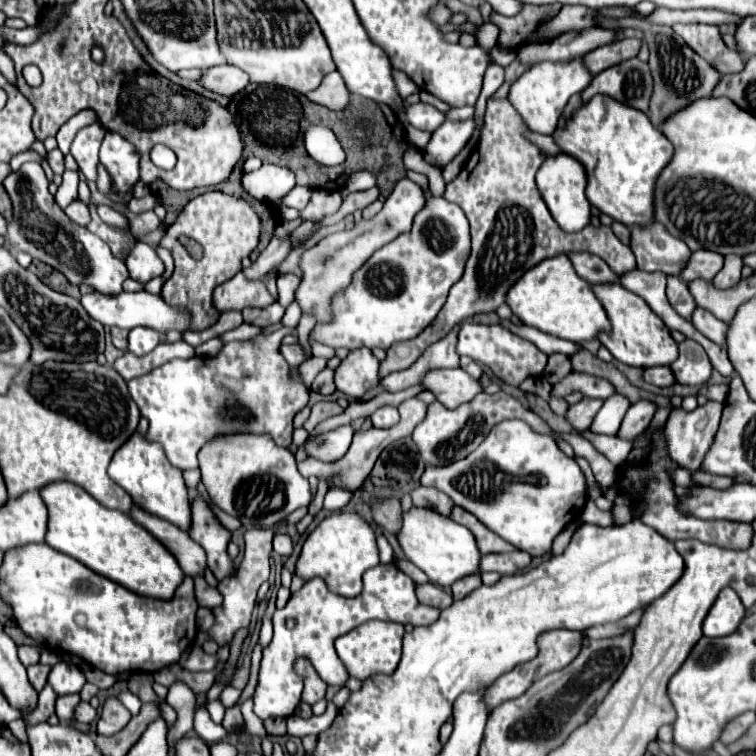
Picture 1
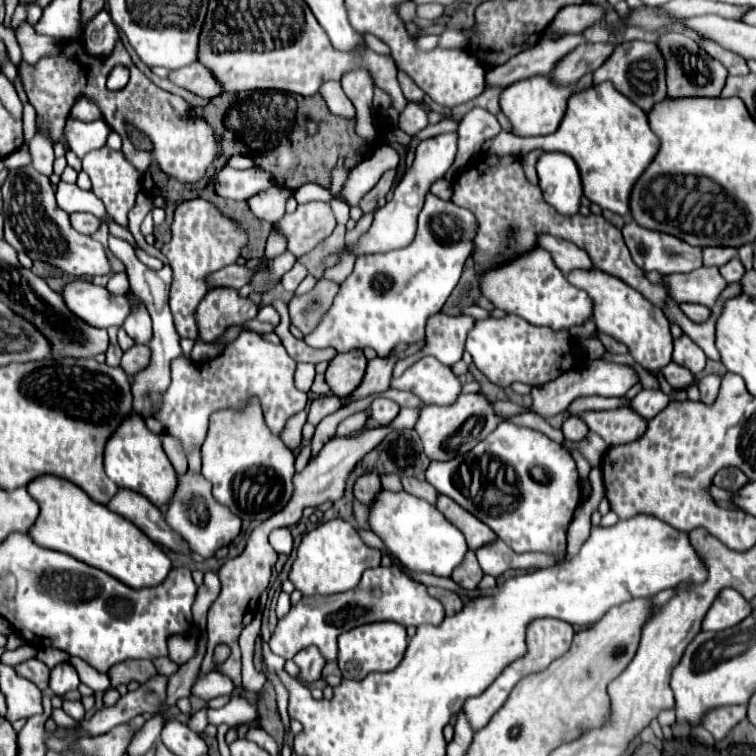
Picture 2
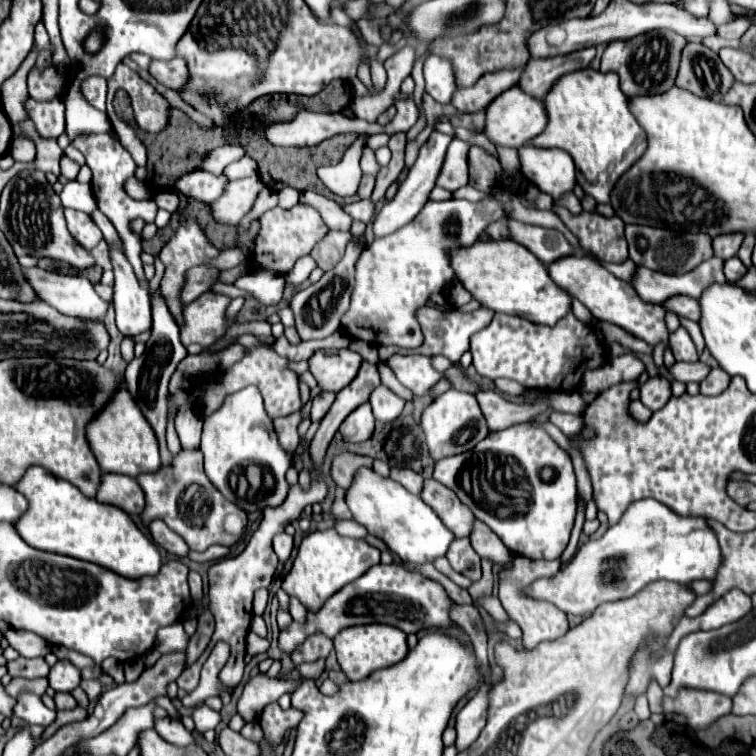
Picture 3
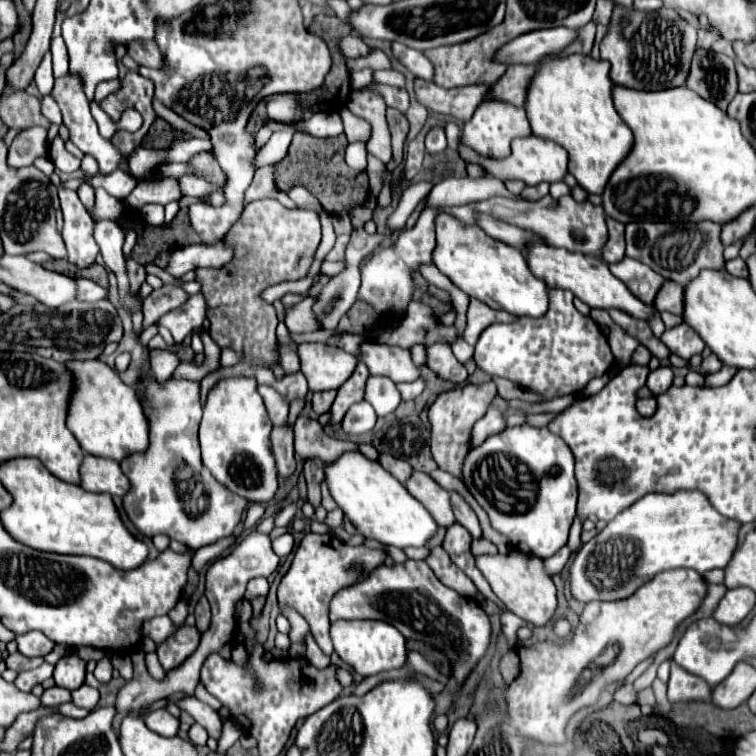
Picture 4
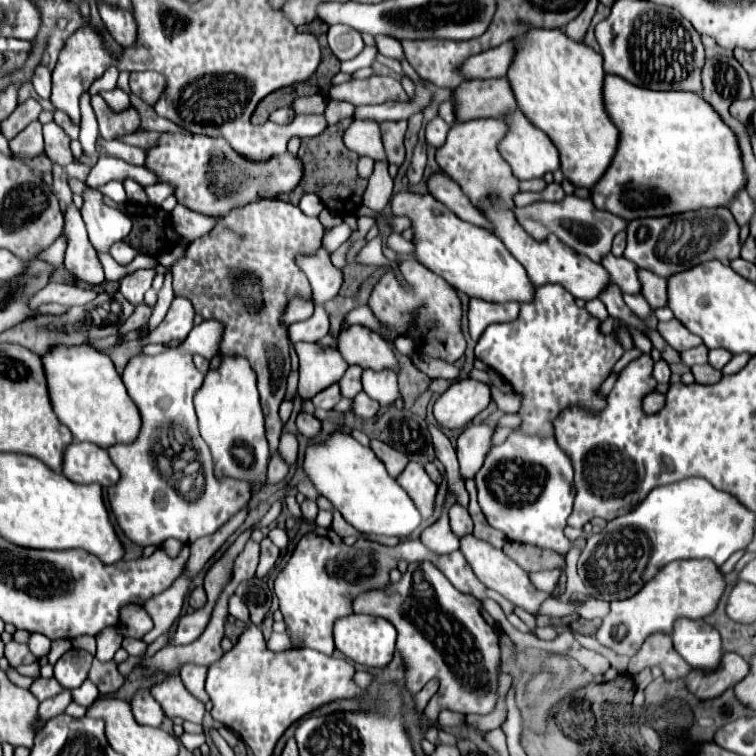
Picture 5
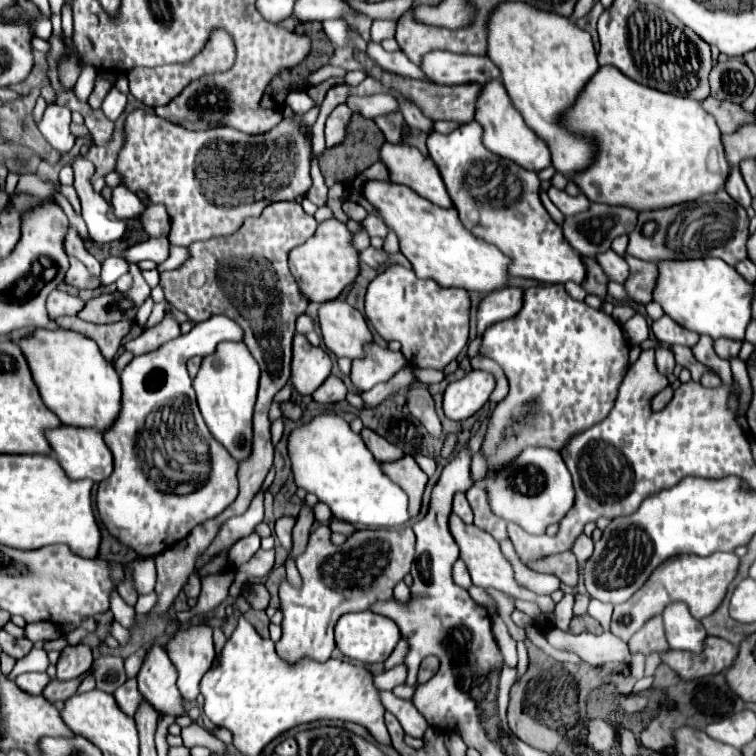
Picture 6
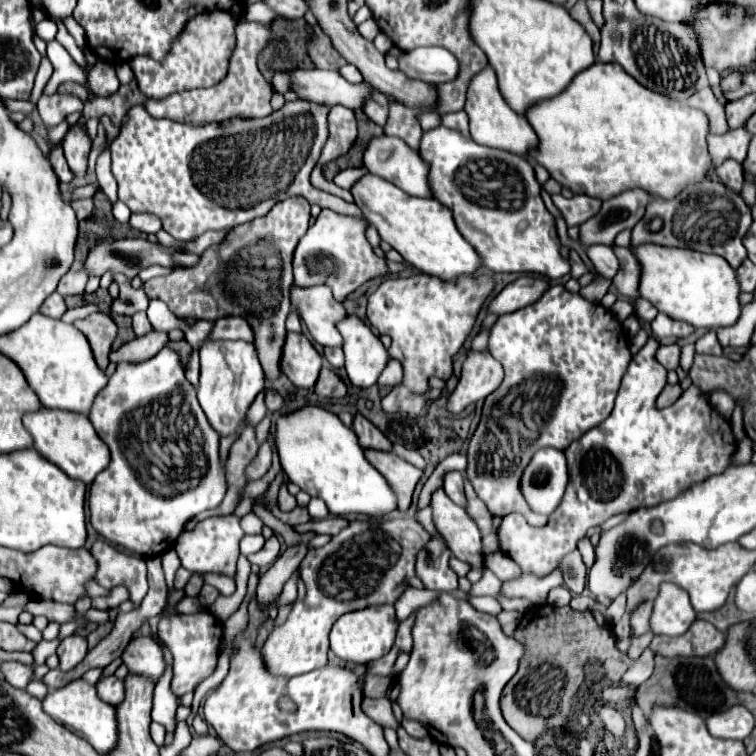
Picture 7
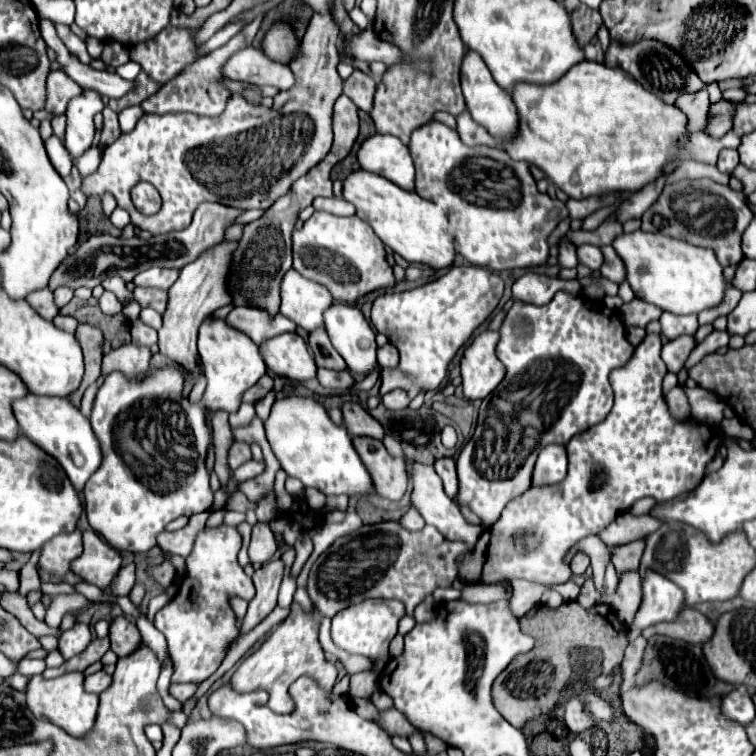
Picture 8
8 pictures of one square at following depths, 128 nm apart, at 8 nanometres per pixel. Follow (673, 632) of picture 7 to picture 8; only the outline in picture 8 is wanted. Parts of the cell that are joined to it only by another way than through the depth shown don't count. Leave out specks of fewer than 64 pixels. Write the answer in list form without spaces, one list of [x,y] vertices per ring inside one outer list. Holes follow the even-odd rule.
[[[650,570],[642,580],[642,602],[634,616],[634,628],[646,628],[658,622],[672,622],[684,604],[684,592],[666,576]]]

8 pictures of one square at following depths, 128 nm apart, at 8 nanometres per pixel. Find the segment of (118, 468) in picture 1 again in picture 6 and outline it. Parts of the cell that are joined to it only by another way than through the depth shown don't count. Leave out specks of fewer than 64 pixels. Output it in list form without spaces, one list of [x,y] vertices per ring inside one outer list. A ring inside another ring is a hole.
[[[34,328],[30,336],[12,342],[20,346],[44,404],[48,404],[62,424],[104,432],[116,420],[122,396],[120,380],[114,366],[100,354],[94,340],[66,328]]]

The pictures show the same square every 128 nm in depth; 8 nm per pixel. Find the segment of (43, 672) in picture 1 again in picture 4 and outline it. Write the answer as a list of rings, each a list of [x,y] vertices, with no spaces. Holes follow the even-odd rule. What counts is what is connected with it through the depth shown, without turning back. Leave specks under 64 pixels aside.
[[[14,652],[14,654],[10,654],[10,656],[6,658],[8,668],[14,668],[14,670],[18,670],[18,672],[38,668],[42,662],[44,662],[44,658],[40,658],[40,656],[38,656],[38,658],[28,658],[28,656],[20,654],[20,652]]]

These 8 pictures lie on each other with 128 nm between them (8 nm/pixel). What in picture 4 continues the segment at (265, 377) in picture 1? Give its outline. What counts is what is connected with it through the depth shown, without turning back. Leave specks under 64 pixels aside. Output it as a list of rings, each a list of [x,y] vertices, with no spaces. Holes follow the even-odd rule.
[[[258,386],[260,396],[268,408],[268,416],[274,426],[284,426],[288,420],[288,402],[270,386]]]

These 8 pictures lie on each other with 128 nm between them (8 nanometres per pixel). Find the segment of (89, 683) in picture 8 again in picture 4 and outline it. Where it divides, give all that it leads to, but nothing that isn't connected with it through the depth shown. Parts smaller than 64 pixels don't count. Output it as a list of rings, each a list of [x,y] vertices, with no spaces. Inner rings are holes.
[[[158,708],[158,710],[148,712],[144,722],[152,732],[156,732],[160,736],[176,736],[178,726],[180,726],[180,722],[166,708]]]

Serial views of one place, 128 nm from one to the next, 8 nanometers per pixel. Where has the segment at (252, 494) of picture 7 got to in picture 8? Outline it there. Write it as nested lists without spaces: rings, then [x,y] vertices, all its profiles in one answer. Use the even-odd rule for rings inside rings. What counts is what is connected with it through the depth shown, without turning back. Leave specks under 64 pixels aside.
[[[272,388],[272,390],[262,398],[262,400],[258,400],[258,402],[254,404],[258,418],[262,418],[262,420],[266,420],[266,418],[268,418],[272,404],[274,404],[274,400],[276,400],[276,390]],[[200,512],[188,518],[188,524],[176,532],[160,532],[156,536],[156,542],[162,550],[172,552],[172,554],[180,554],[182,558],[186,558],[194,546],[194,540],[198,536],[198,532],[204,528],[208,520],[208,512]]]

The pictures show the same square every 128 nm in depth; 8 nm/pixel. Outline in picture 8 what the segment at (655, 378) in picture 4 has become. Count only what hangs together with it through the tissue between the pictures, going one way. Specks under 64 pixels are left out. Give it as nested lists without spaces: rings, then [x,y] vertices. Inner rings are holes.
[[[678,336],[670,342],[666,342],[662,346],[662,360],[664,360],[668,372],[676,374],[678,370],[682,370],[684,362],[686,362],[688,354],[694,350],[694,346],[696,346],[694,336]]]

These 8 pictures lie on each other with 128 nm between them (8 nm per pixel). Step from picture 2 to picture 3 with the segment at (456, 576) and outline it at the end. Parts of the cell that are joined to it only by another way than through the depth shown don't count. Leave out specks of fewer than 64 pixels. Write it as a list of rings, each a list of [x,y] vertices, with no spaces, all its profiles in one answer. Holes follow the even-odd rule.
[[[454,538],[450,548],[448,548],[448,554],[446,554],[450,566],[464,574],[466,578],[470,578],[472,582],[478,582],[480,576],[482,576],[482,570],[480,570],[480,556],[474,552],[474,548],[470,546],[470,540],[468,538]]]

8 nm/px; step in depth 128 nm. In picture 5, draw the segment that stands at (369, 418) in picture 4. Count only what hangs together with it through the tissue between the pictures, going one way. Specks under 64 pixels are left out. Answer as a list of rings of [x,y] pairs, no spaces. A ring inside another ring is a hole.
[[[358,394],[354,400],[354,406],[352,406],[352,412],[360,418],[374,418],[378,410],[380,410],[380,404],[366,394]]]

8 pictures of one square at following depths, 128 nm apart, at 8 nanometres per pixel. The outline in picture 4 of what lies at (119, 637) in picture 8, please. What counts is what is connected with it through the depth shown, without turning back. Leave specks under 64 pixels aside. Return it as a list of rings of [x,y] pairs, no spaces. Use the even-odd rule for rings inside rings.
[[[184,696],[184,698],[180,698],[180,700],[176,702],[176,706],[178,706],[180,710],[188,712],[198,724],[202,724],[212,738],[218,738],[218,736],[220,736],[222,722],[220,722],[216,710],[212,710],[208,704],[202,704],[196,696]]]

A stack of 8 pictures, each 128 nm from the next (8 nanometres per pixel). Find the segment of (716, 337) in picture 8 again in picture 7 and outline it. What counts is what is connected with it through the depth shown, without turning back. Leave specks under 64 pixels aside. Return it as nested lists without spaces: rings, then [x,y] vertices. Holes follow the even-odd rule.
[[[708,332],[704,334],[698,342],[696,342],[696,352],[698,354],[712,354],[712,356],[722,356],[722,346],[716,338],[716,332]]]

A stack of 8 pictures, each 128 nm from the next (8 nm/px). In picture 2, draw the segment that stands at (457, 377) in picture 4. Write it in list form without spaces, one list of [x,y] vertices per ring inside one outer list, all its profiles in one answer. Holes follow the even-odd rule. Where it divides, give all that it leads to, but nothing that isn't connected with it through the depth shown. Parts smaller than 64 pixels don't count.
[[[594,360],[586,368],[564,372],[556,380],[550,380],[548,384],[532,388],[532,406],[530,408],[522,408],[510,400],[494,400],[492,408],[494,408],[496,416],[506,416],[506,418],[512,418],[512,416],[518,416],[524,412],[534,412],[542,418],[550,418],[550,416],[564,412],[574,398],[580,398],[580,396],[624,396],[636,382],[638,382],[638,374],[632,366],[614,364],[608,360]]]

